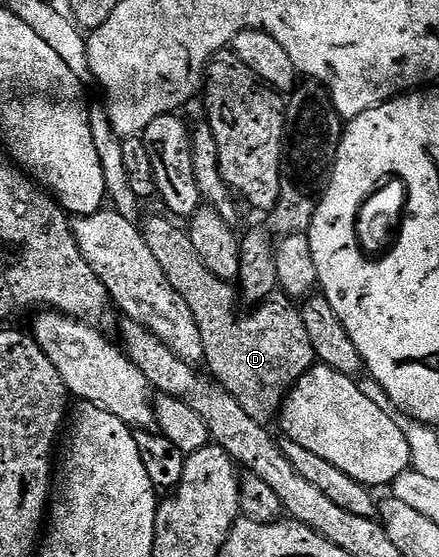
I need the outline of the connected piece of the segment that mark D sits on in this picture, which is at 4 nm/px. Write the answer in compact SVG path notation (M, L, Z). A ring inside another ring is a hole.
M148 217L142 221L142 232L146 239L146 247L154 251L154 259L158 259L158 267L170 279L170 287L186 299L186 307L190 307L190 315L194 315L194 323L198 325L198 335L202 337L204 348L203 364L208 365L207 372L223 387L227 393L238 399L238 407L250 415L250 419L259 425L267 426L268 421L275 422L284 404L289 389L303 373L308 372L316 361L314 351L310 347L310 335L306 335L306 325L302 323L299 308L283 292L273 291L267 298L239 317L236 314L238 293L229 282L218 279L202 259L198 259L198 251L194 251L194 243L190 243L187 228L175 225L175 220L164 217Z

